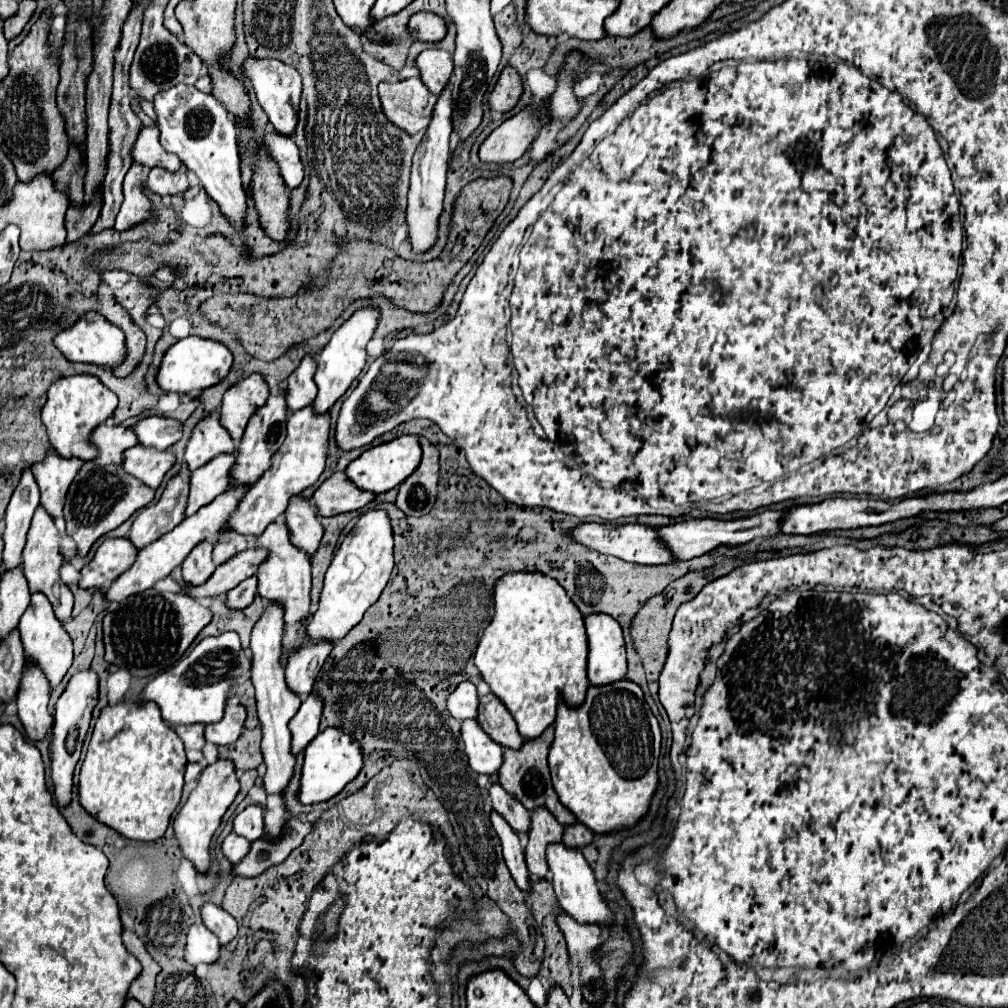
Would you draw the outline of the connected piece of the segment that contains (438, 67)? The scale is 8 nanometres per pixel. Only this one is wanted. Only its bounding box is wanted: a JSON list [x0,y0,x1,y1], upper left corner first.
[415,50,453,96]

